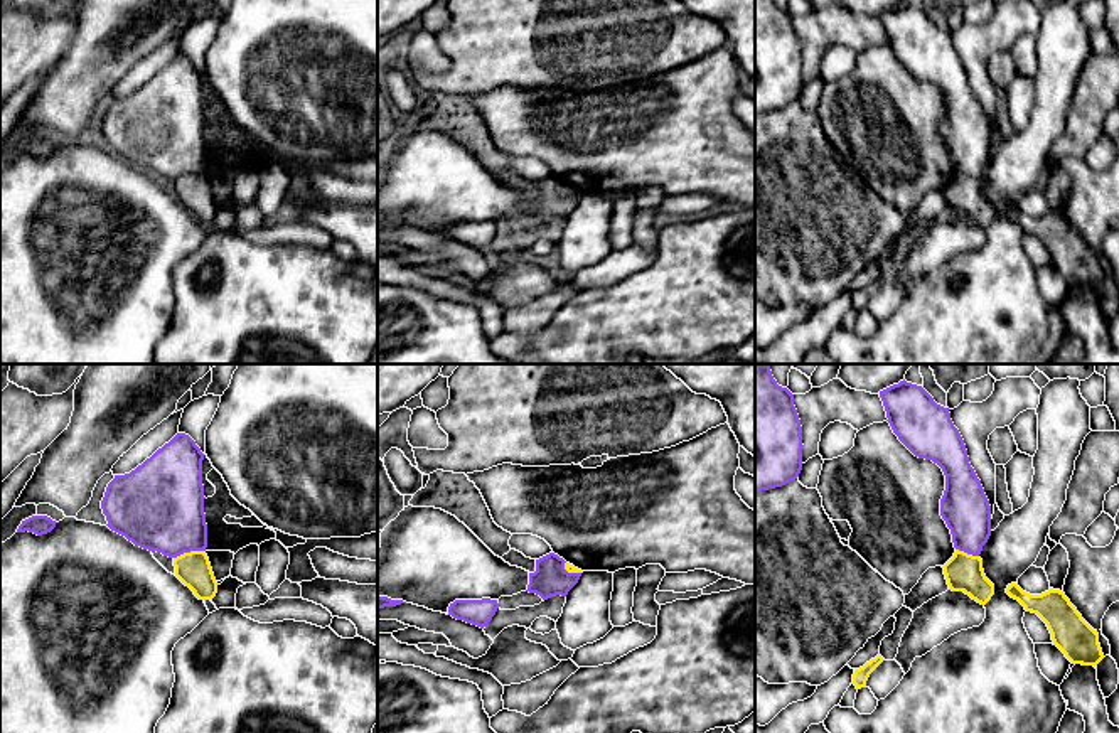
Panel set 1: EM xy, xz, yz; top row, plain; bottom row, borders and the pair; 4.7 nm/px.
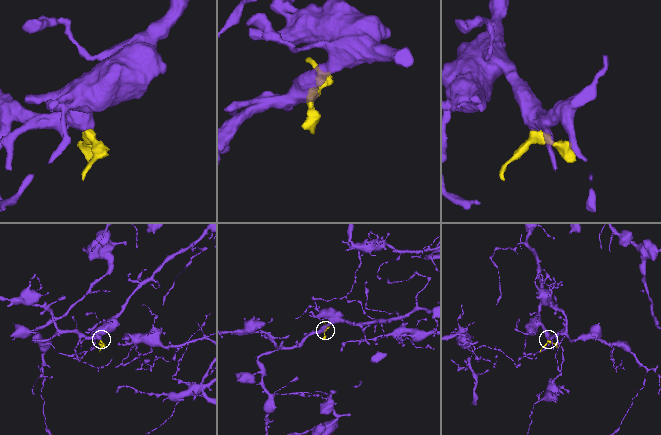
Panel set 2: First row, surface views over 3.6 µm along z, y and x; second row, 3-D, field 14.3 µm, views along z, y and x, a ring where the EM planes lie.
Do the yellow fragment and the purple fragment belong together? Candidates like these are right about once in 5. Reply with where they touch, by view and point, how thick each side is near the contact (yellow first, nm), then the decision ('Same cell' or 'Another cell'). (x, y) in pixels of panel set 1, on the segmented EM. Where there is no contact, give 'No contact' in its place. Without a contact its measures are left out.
Touches yellow at xy (191, 551). Thickness 160 nm (yellow) against 400 nm. Another cell

